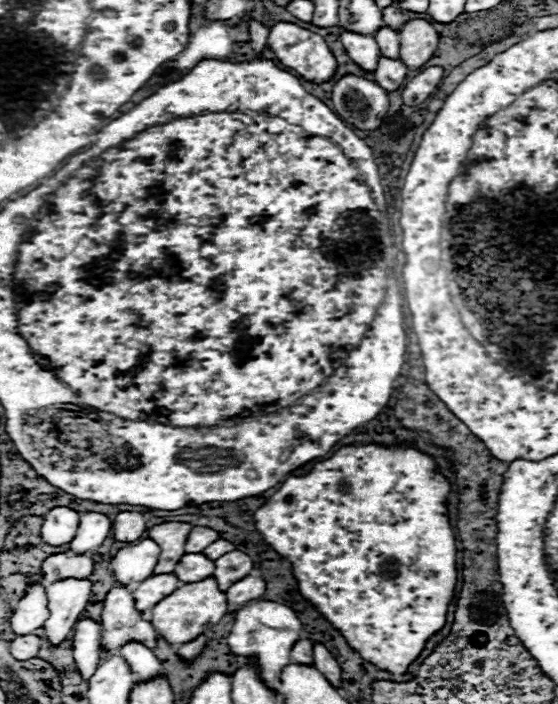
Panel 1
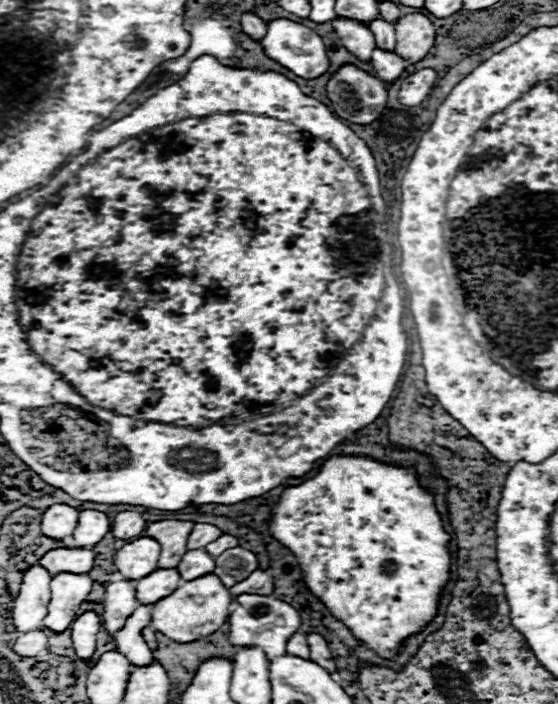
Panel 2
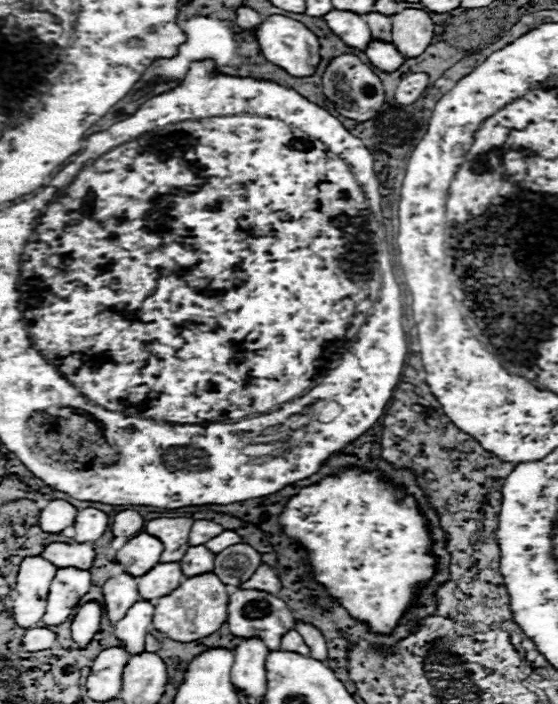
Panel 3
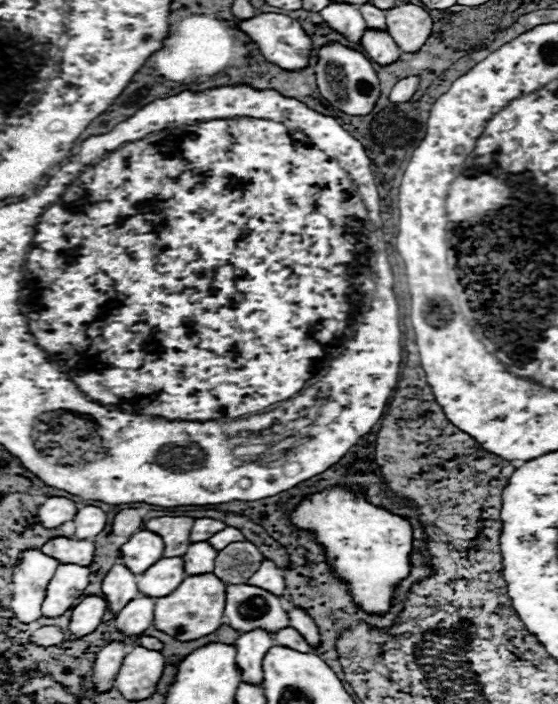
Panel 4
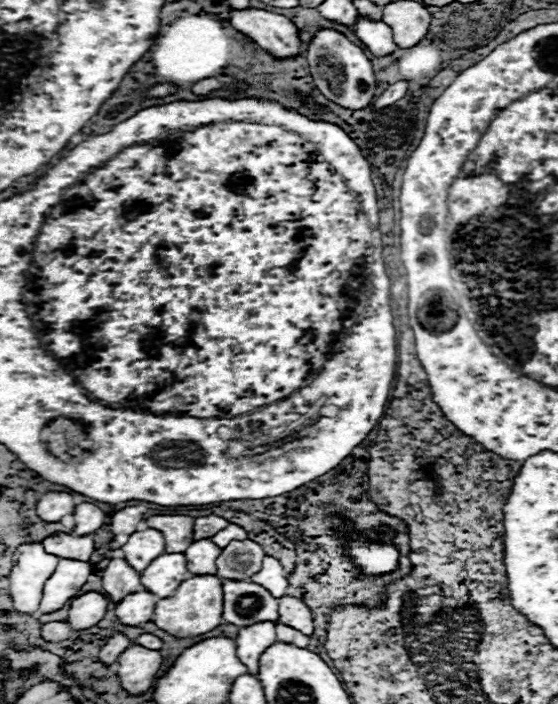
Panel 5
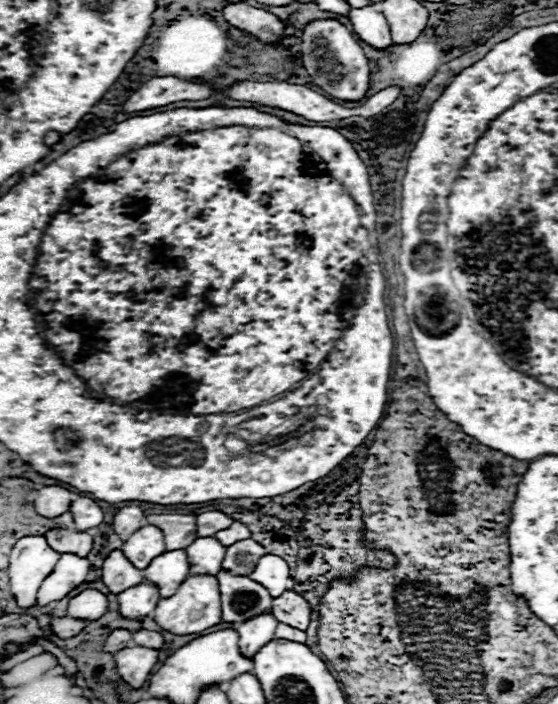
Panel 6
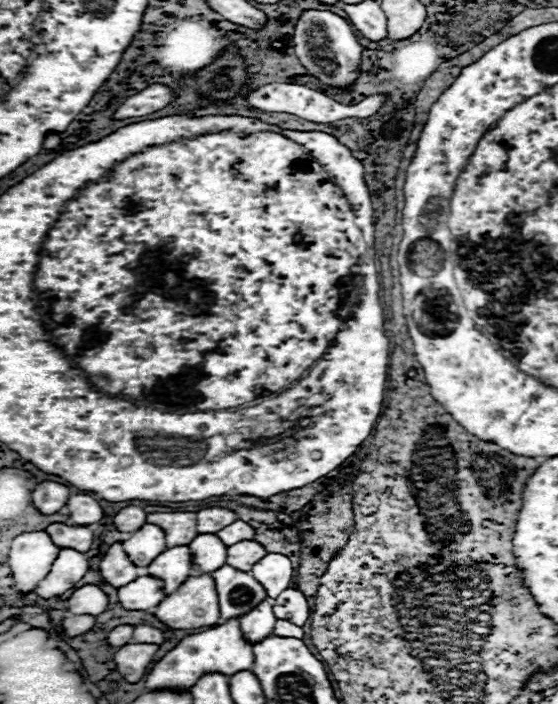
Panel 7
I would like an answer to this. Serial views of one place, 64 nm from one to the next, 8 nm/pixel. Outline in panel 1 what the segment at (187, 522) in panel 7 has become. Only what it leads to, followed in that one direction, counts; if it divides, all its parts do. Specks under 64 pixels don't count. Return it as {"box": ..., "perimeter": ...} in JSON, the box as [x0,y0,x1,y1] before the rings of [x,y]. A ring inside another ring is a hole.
{"box":[148,522,192,574],"perimeter":[[[164,522],[164,524],[152,526],[148,530],[148,538],[152,538],[162,550],[158,564],[154,568],[154,574],[174,572],[174,566],[186,554],[184,544],[186,544],[190,530],[192,530],[192,526],[186,522]]]}

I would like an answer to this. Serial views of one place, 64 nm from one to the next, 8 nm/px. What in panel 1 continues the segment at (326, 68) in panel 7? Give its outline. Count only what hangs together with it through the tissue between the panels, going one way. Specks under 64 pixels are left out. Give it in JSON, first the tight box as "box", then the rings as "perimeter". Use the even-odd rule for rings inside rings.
{"box":[332,76,390,132],"perimeter":[[[346,76],[334,82],[332,104],[334,112],[342,120],[356,126],[358,130],[368,132],[374,132],[382,126],[390,108],[388,92],[382,90],[376,82],[358,76]]]}

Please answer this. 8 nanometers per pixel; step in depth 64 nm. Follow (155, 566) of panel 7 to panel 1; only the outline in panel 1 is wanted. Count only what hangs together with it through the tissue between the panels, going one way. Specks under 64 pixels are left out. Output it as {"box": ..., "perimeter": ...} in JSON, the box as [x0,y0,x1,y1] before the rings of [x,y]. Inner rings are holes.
{"box":[132,574,182,614],"perimeter":[[[158,574],[158,576],[146,578],[132,592],[136,610],[140,614],[152,610],[152,606],[156,606],[162,598],[166,598],[166,594],[172,594],[174,590],[178,590],[178,586],[182,586],[182,582],[174,574]]]}

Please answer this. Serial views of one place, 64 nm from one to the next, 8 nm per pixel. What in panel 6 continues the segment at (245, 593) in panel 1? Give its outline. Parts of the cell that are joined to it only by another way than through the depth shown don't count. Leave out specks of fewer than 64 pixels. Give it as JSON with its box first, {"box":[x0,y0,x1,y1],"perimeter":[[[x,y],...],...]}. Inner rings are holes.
{"box":[250,554,294,598],"perimeter":[[[274,554],[262,556],[258,566],[254,568],[254,572],[250,574],[250,578],[254,578],[254,582],[260,582],[262,586],[266,586],[266,590],[270,592],[272,598],[278,598],[280,594],[284,594],[286,590],[292,590],[292,586],[294,586],[290,572],[288,572],[288,564]]]}

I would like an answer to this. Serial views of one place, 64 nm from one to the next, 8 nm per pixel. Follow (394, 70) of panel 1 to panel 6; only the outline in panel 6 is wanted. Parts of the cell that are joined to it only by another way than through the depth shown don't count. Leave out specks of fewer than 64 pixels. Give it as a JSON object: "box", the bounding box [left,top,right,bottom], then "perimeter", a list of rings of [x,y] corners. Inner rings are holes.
{"box":[350,4,392,50],"perimeter":[[[374,4],[362,10],[352,8],[350,10],[350,22],[354,26],[354,32],[358,34],[360,40],[364,40],[366,44],[370,44],[372,48],[384,50],[388,46],[392,46],[392,36],[390,36],[390,28],[386,18],[374,10]]]}

